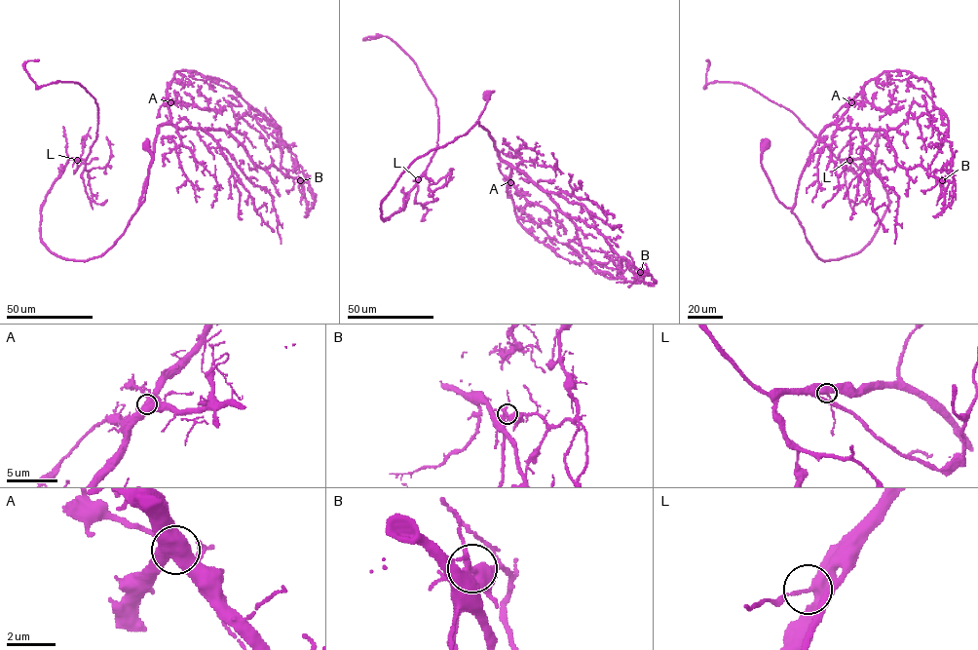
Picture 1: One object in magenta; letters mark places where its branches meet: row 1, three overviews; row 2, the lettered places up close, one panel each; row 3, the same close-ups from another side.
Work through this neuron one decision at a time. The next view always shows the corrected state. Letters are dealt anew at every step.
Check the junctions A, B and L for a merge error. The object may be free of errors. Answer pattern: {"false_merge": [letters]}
{"false_merge": ["B"]}

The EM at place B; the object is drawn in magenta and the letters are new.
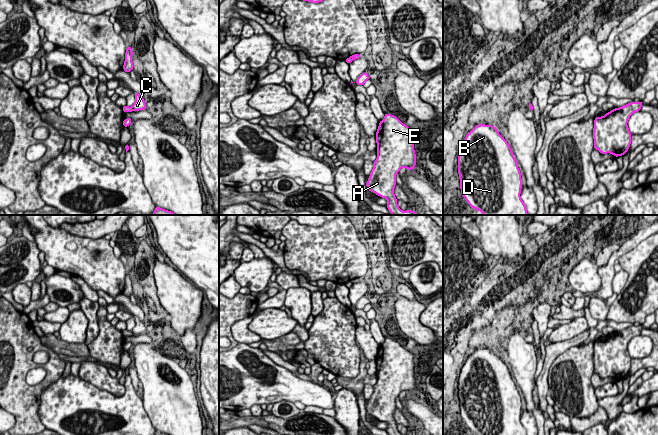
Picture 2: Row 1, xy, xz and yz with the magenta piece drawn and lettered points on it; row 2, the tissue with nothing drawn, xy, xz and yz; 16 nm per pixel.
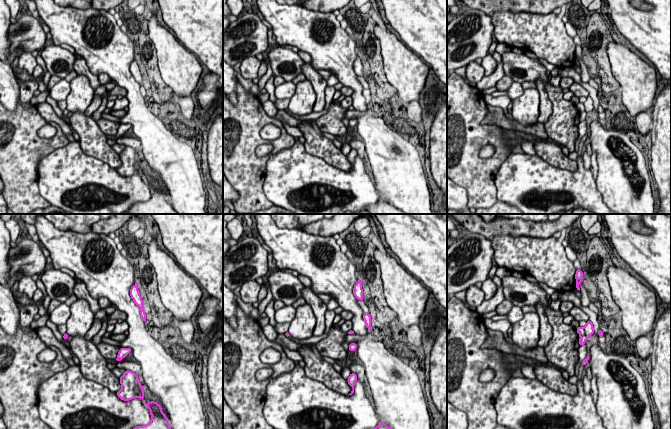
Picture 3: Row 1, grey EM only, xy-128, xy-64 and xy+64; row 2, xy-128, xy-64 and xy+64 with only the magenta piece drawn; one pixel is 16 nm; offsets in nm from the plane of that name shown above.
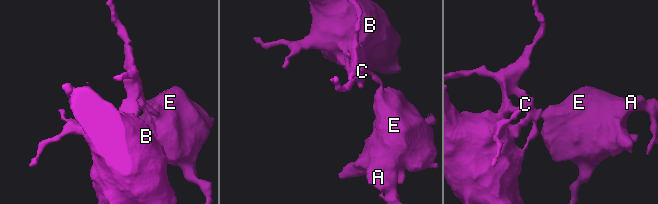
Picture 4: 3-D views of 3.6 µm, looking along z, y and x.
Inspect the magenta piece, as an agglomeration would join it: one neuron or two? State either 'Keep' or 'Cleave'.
Cleave

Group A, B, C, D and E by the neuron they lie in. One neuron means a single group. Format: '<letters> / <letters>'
A E / B C D

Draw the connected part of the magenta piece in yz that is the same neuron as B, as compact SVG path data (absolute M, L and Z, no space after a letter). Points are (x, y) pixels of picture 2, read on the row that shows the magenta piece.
M475 125L466 134L458 156L458 174L462 196L471 208L484 215L528 215L521 200L521 173L512 149L492 125Z

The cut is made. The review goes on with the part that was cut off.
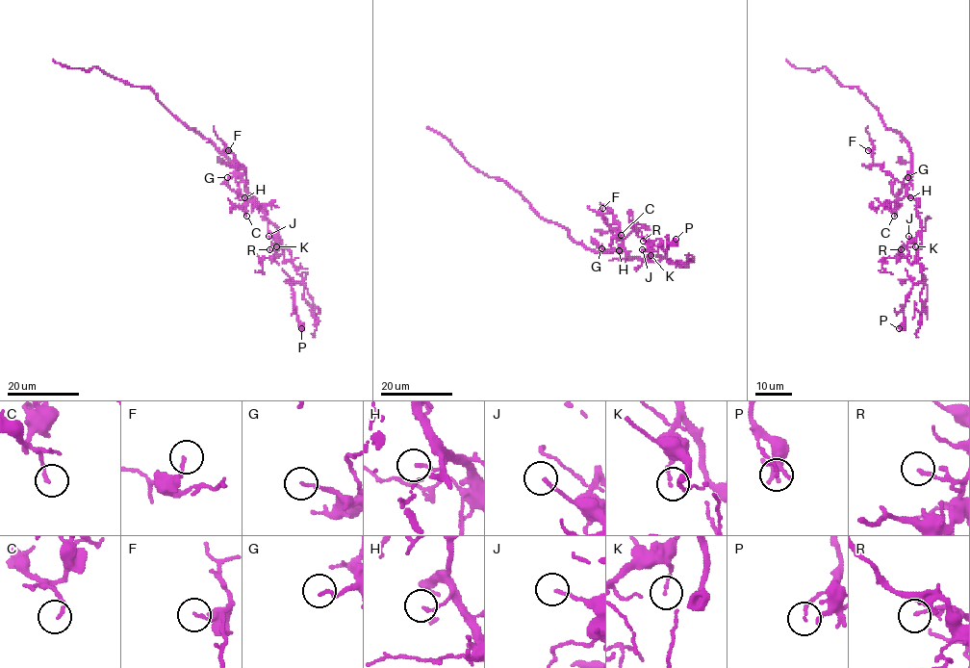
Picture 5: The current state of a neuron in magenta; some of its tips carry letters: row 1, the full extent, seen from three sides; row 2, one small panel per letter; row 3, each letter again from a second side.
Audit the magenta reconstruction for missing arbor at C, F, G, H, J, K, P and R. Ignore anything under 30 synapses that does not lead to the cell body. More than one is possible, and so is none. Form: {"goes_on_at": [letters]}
{"goes_on_at": ["R"]}

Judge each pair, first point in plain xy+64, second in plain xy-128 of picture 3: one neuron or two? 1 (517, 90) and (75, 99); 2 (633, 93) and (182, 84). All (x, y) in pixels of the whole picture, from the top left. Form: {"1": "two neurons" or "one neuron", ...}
{"1": "two neurons", "2": "one neuron"}

